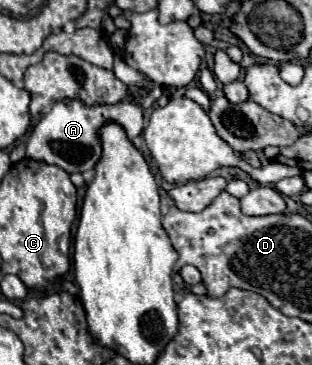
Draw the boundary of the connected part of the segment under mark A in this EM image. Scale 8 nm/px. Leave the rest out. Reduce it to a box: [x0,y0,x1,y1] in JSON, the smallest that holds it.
[26,99,144,173]

